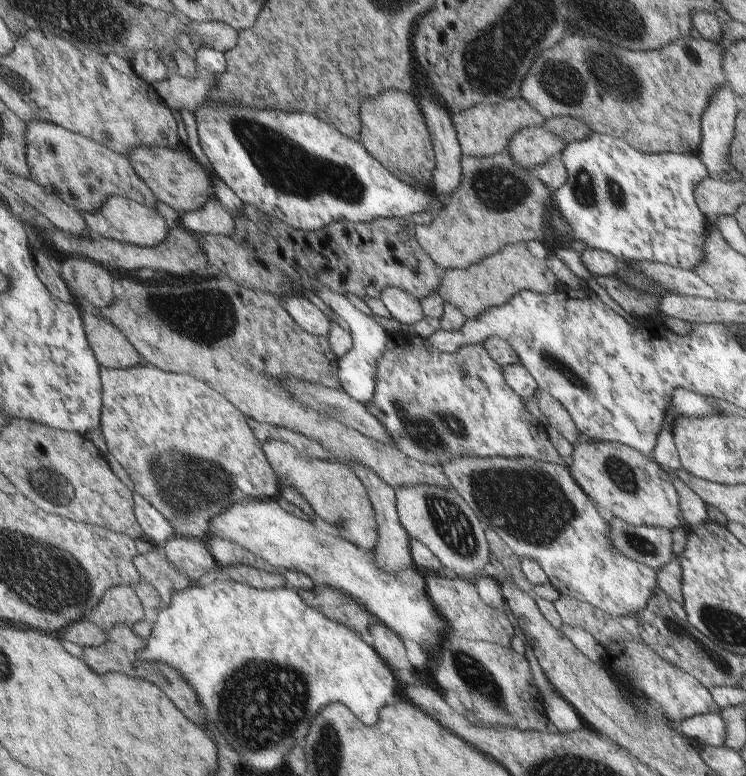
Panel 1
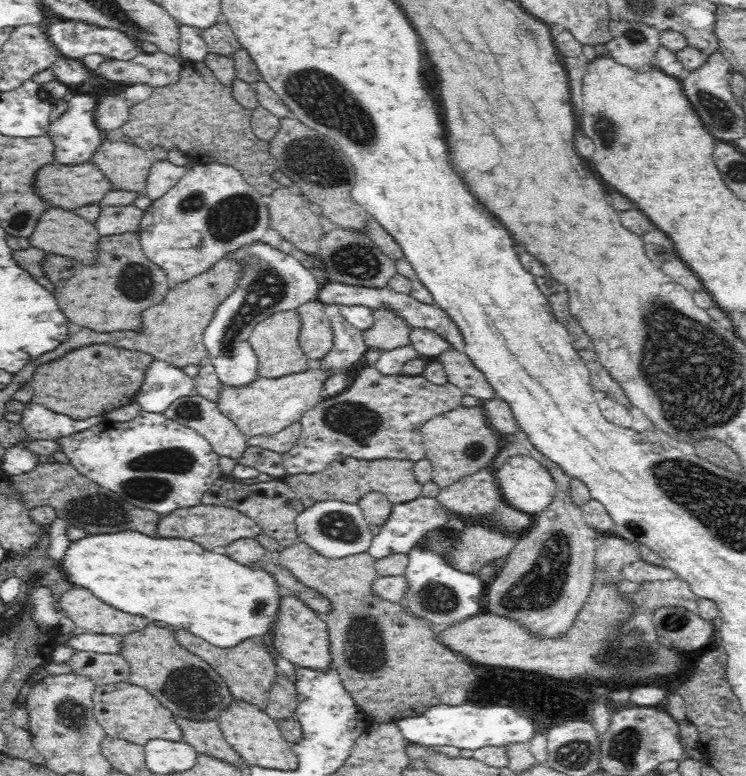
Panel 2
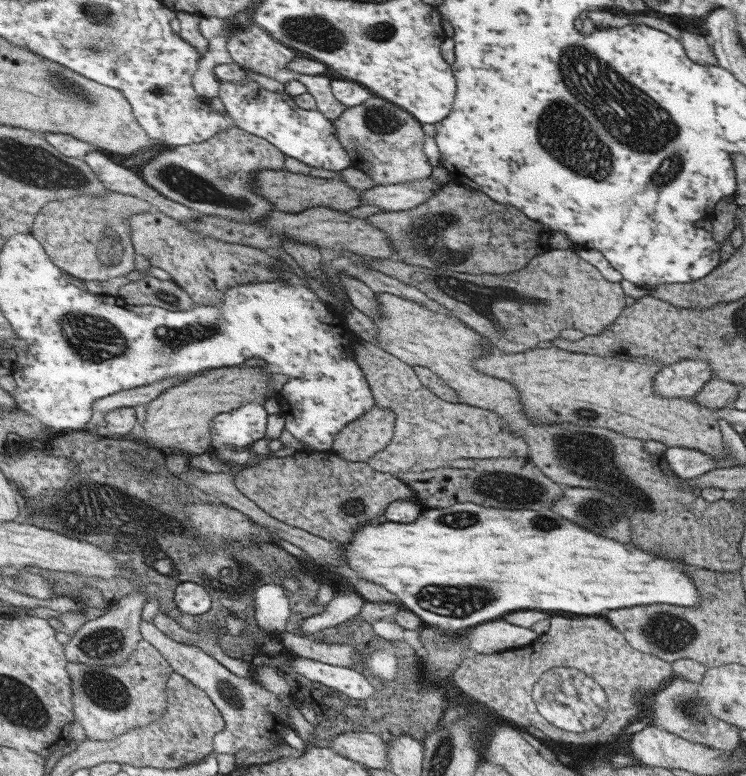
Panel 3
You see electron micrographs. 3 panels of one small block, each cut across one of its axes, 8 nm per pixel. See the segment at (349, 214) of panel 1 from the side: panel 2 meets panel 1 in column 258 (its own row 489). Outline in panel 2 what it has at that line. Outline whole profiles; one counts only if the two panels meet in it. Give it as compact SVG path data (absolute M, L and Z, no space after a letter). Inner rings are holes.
M142 410L128 422L100 422L78 434L60 440L70 464L92 482L114 492L116 498L158 512L170 514L178 508L192 508L220 476L218 454L188 426L166 414Z

